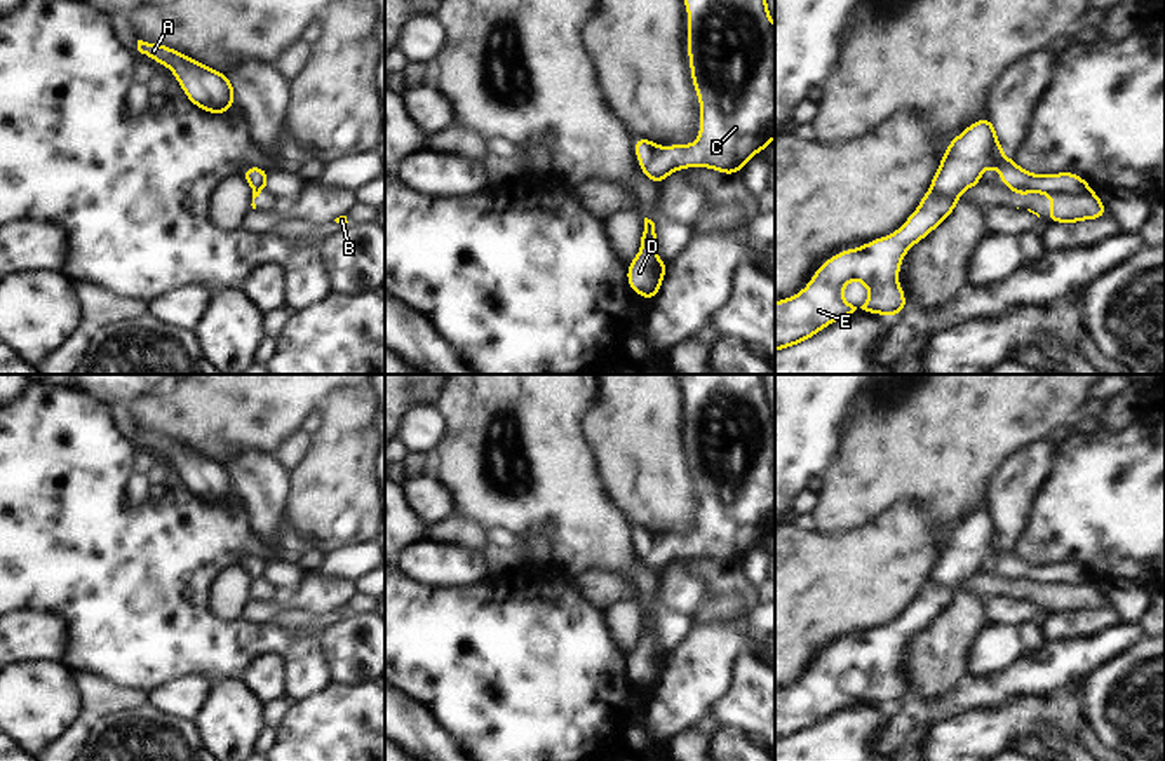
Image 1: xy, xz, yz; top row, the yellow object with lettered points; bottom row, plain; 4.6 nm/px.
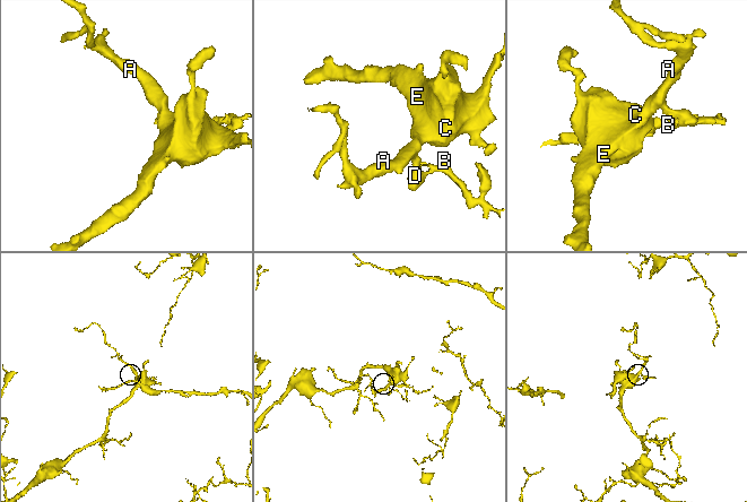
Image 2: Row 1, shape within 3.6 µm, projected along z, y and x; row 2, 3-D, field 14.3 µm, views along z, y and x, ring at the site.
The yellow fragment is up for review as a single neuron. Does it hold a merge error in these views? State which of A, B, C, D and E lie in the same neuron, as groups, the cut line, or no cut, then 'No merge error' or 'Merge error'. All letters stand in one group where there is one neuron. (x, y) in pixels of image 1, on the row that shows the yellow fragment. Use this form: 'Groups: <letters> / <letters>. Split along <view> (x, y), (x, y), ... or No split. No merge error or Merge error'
Groups: A C D E / B. Split along yz (1089, 188), (1080, 194), (1047, 194). Merge error.

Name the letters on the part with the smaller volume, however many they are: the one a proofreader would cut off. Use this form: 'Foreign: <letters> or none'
Foreign: B

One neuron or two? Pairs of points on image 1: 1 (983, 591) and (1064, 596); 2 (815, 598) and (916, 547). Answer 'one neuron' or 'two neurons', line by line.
1: one neuron
2: one neuron

